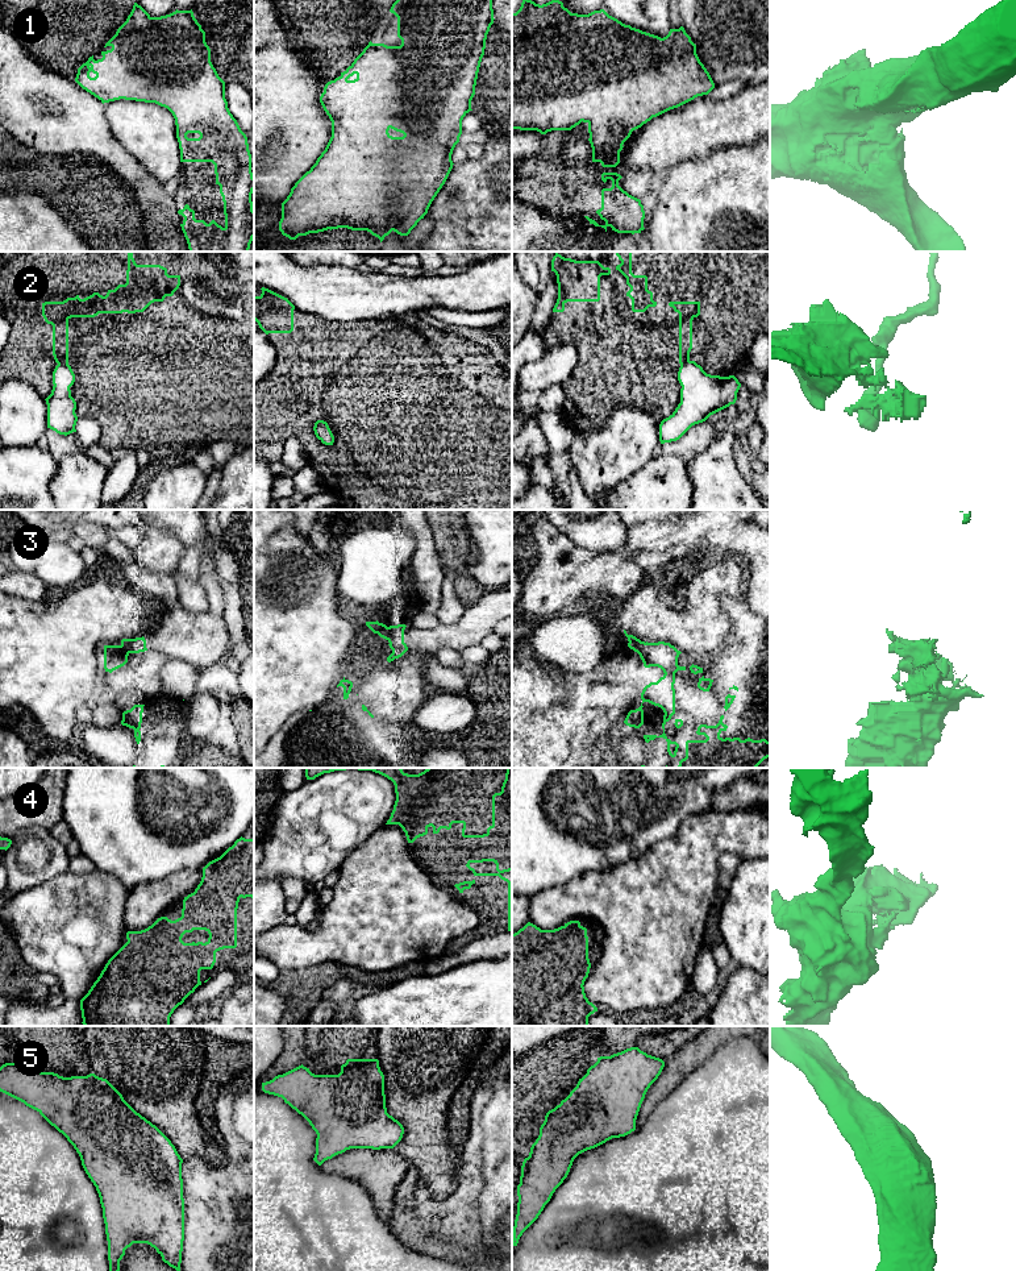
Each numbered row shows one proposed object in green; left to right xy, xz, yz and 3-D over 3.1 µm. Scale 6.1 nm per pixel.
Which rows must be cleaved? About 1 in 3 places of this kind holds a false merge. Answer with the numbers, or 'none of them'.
2, 3

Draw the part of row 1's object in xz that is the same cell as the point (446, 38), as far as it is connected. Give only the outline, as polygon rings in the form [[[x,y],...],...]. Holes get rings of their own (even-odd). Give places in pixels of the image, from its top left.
[[[396,0],[390,12],[397,17],[397,37],[401,40],[401,45],[387,46],[384,43],[372,43],[370,41],[354,62],[341,72],[338,78],[328,82],[324,87],[320,103],[332,121],[332,137],[316,163],[295,183],[287,199],[282,203],[279,230],[290,240],[296,240],[299,236],[307,236],[309,233],[338,228],[367,230],[378,237],[380,242],[392,230],[400,236],[408,236],[417,223],[428,213],[432,202],[445,184],[453,169],[454,163],[451,161],[451,154],[462,134],[462,120],[470,111],[472,111],[471,100],[475,95],[486,40],[495,20],[492,0]]]

